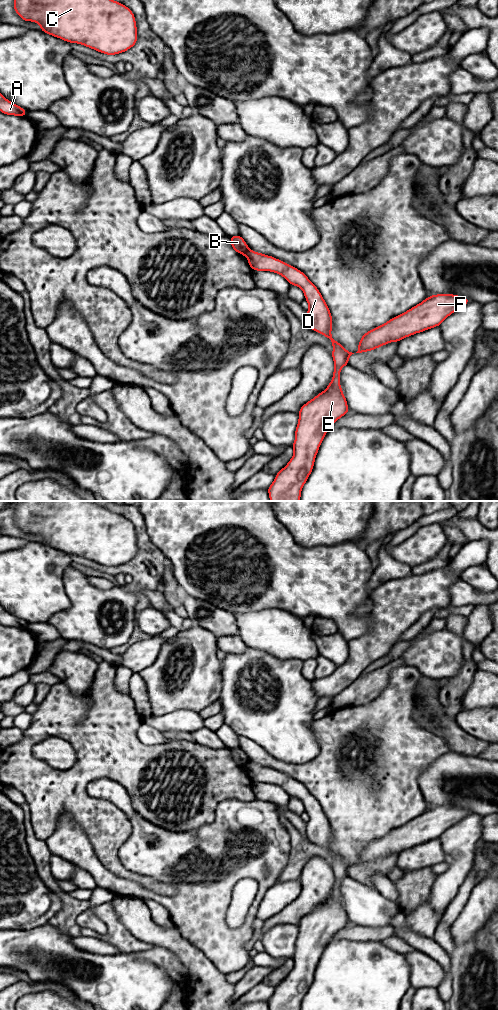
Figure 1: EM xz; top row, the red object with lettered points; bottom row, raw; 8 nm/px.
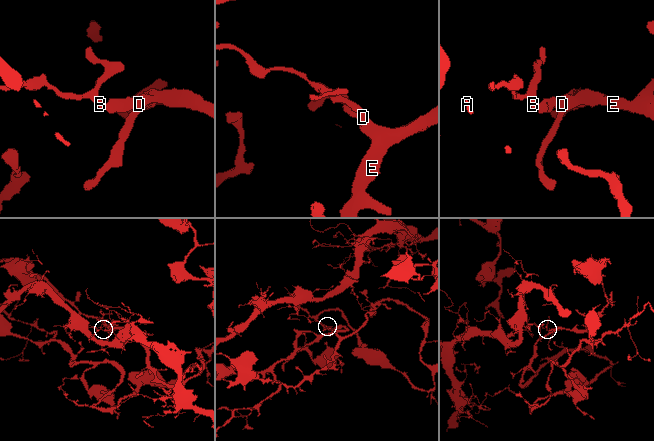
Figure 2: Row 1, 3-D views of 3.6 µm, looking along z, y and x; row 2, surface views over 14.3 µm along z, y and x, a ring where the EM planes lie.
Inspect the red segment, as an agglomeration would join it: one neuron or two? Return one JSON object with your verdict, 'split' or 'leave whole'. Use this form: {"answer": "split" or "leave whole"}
{"answer": "split"}

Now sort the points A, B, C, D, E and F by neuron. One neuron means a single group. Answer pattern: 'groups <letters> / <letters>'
groups A B C / D E F

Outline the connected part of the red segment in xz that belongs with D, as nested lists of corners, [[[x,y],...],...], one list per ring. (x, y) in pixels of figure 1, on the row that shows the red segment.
[[[248,249],[244,256],[248,259],[248,265],[253,271],[271,271],[283,276],[292,286],[298,286],[302,289],[305,295],[305,300],[309,304],[307,310],[307,326],[311,330],[315,330],[327,337],[332,345],[333,352],[331,354],[334,360],[334,372],[330,384],[327,388],[320,392],[313,399],[305,403],[299,410],[298,425],[295,430],[295,441],[292,445],[294,454],[287,465],[282,468],[276,475],[275,480],[267,489],[270,501],[300,501],[301,490],[311,474],[315,462],[316,455],[322,440],[330,427],[342,416],[349,413],[346,398],[340,386],[340,371],[349,364],[349,357],[354,354],[347,351],[339,342],[331,335],[332,330],[332,315],[329,307],[323,299],[317,287],[308,279],[308,277],[299,269],[288,265],[284,261],[278,260],[275,257],[268,256]]]

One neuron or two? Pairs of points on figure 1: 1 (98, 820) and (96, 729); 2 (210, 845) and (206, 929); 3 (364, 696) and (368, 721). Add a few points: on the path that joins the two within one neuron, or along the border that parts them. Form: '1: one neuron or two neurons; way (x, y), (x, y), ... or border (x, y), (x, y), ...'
1: one neuron; way (80, 797), (80, 774), (96, 758), (96, 752)
2: one neuron; way (249, 824), (273, 843), (220, 888)
3: two neurons; border (384, 690), (367, 703), (344, 705), (342, 707)

